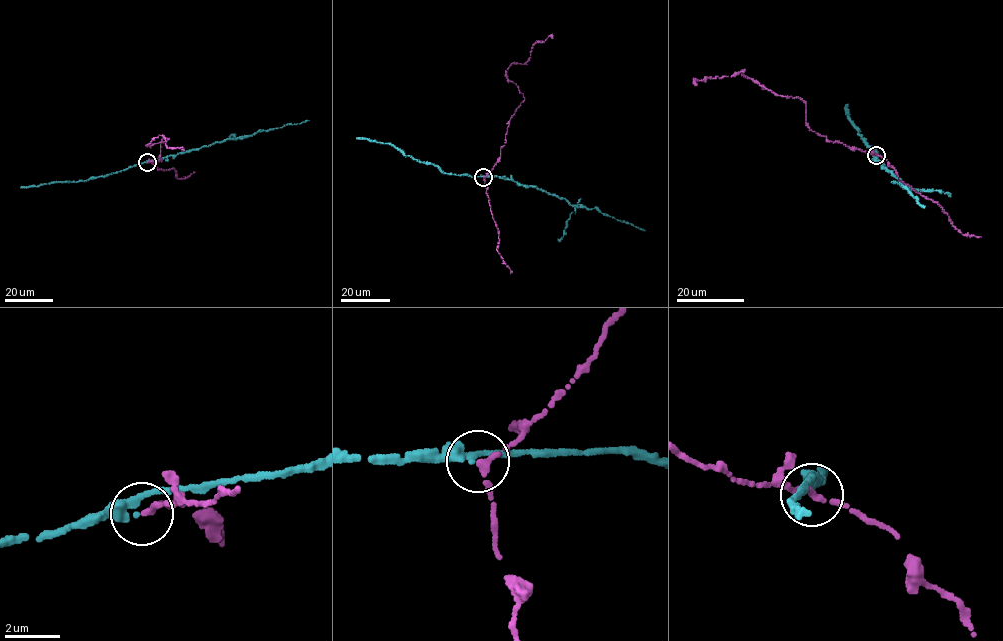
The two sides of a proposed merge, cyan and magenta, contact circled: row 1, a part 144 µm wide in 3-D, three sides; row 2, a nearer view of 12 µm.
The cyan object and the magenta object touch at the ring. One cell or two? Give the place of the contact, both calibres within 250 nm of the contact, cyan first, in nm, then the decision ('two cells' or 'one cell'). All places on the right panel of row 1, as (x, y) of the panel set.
place (876, 155); calibres 200 and 190 nm; two cells

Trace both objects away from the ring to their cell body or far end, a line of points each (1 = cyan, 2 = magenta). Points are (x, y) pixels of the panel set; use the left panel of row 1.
1: (147, 162), (308, 120)
2: (147, 162), (161, 161), (161, 142), (164, 137), (169, 139), (146, 145), (161, 135), (167, 148), (183, 149)

